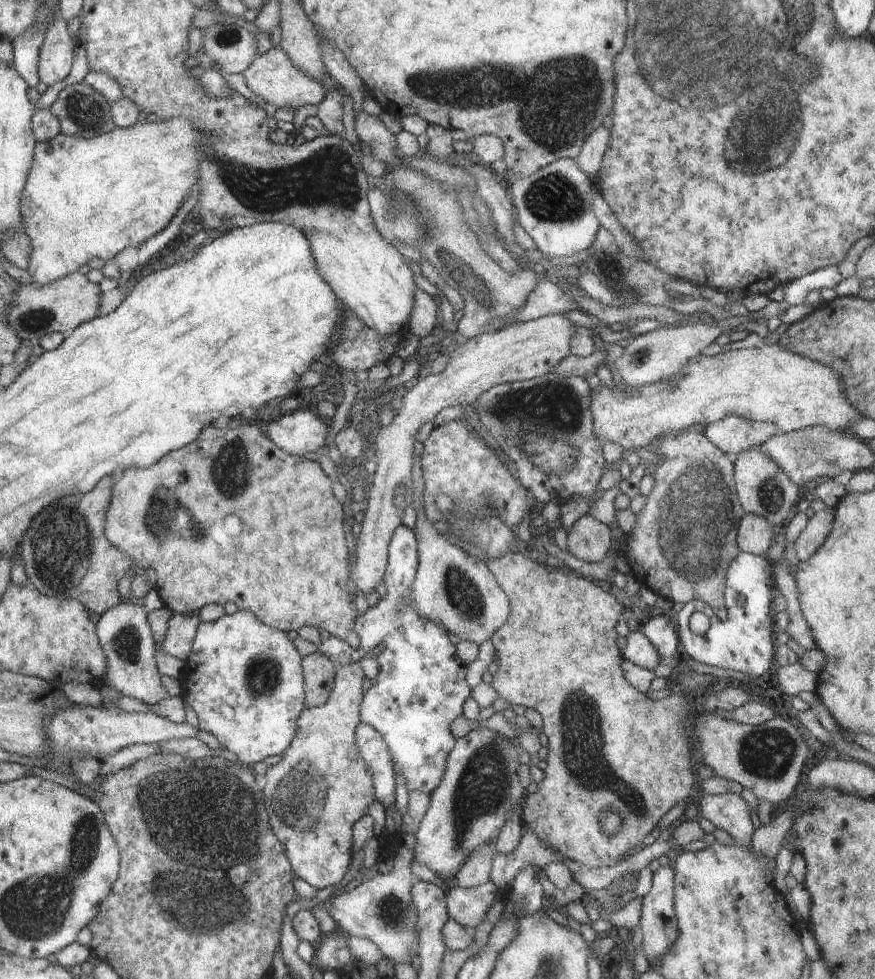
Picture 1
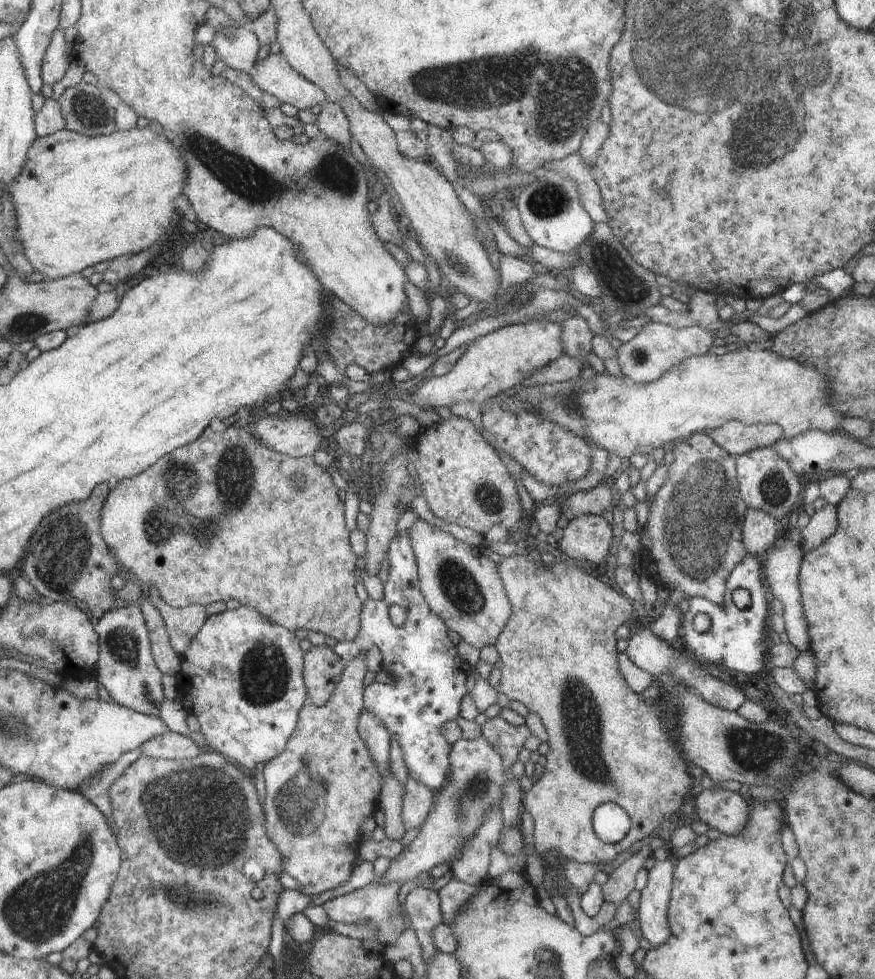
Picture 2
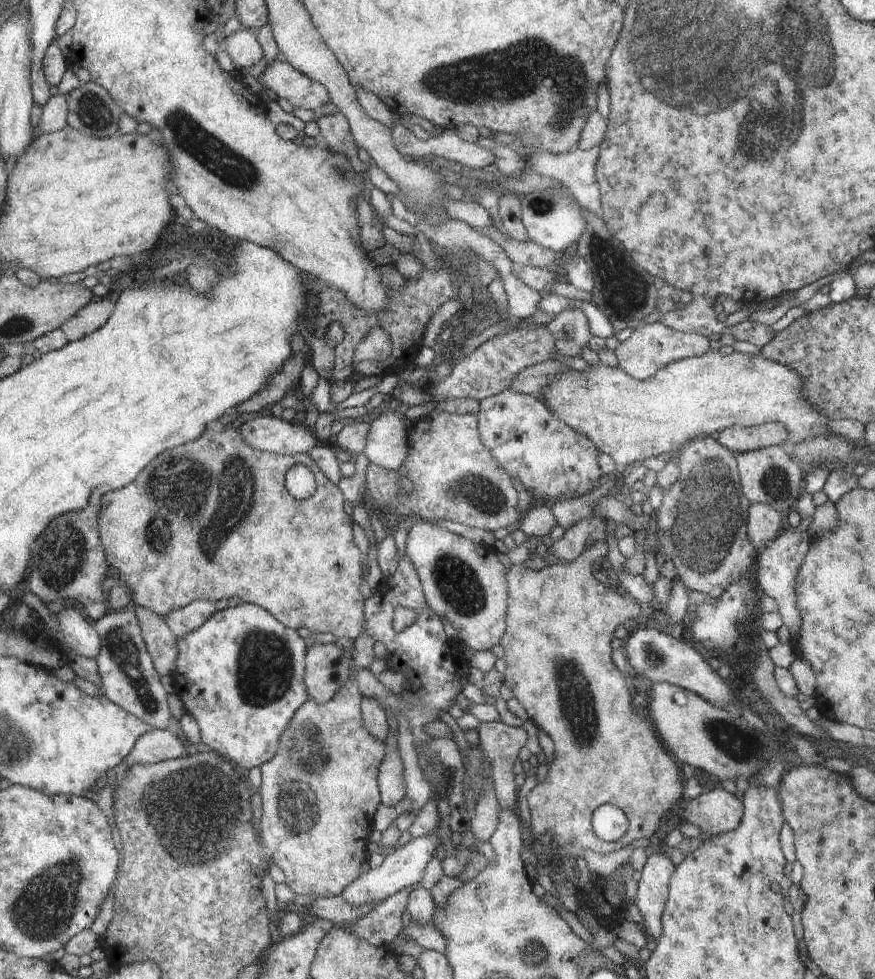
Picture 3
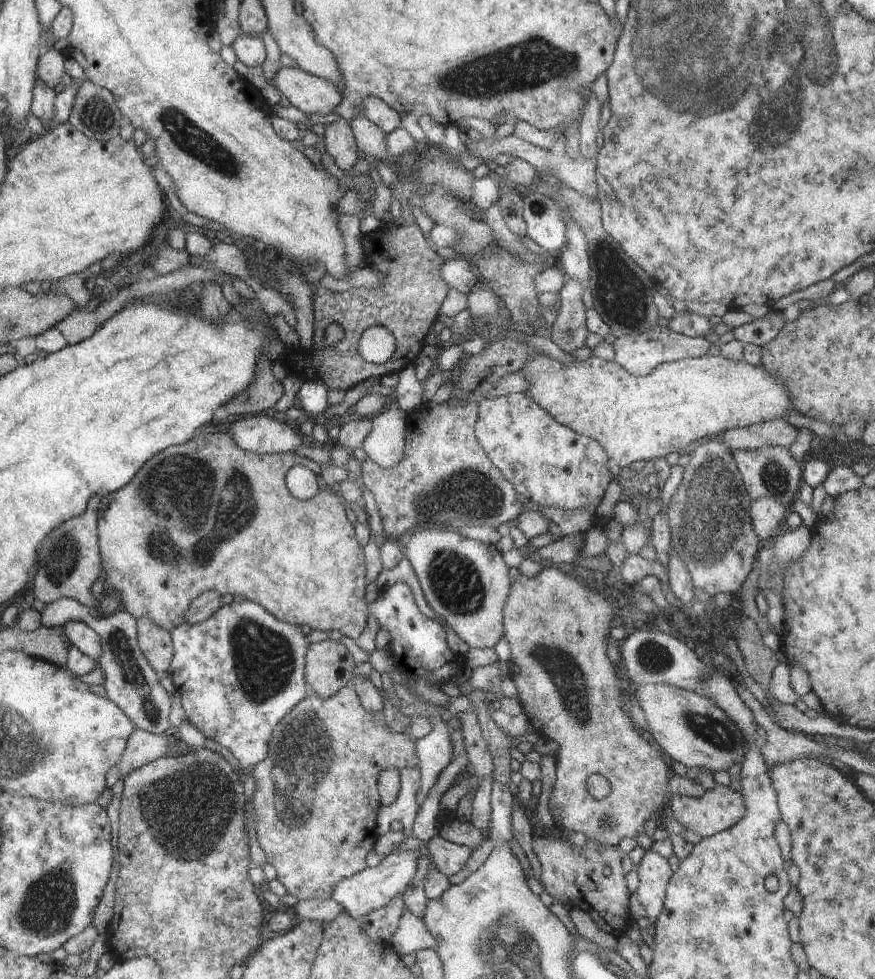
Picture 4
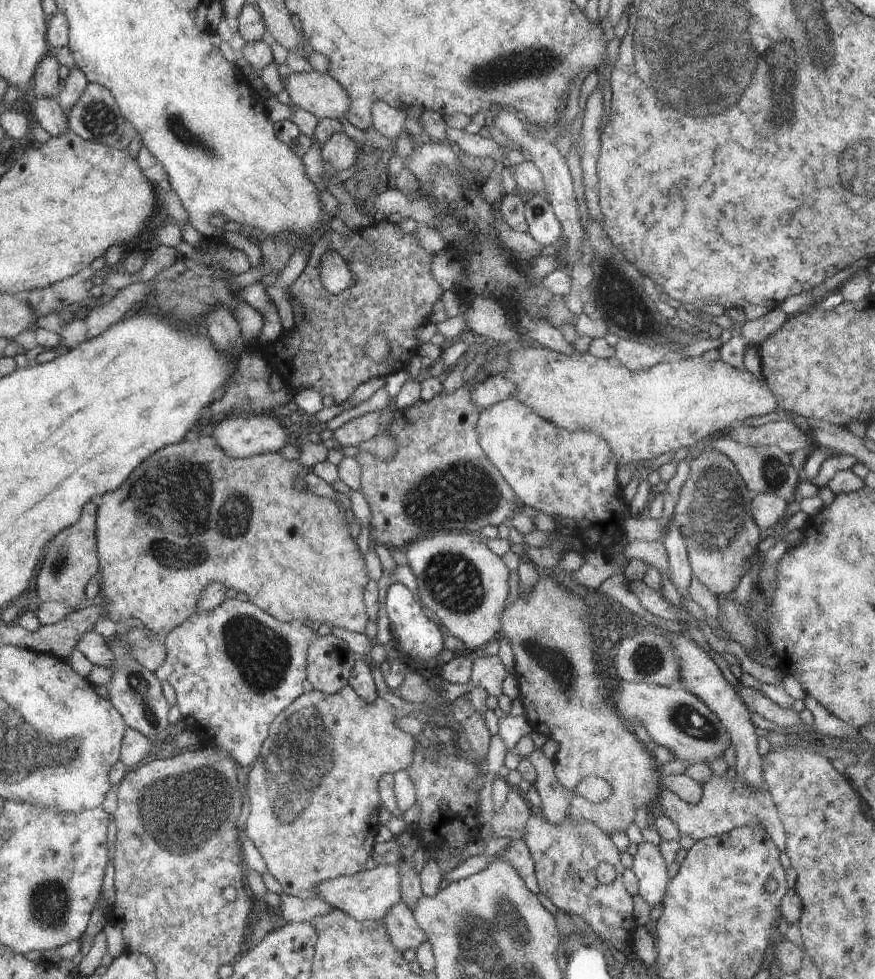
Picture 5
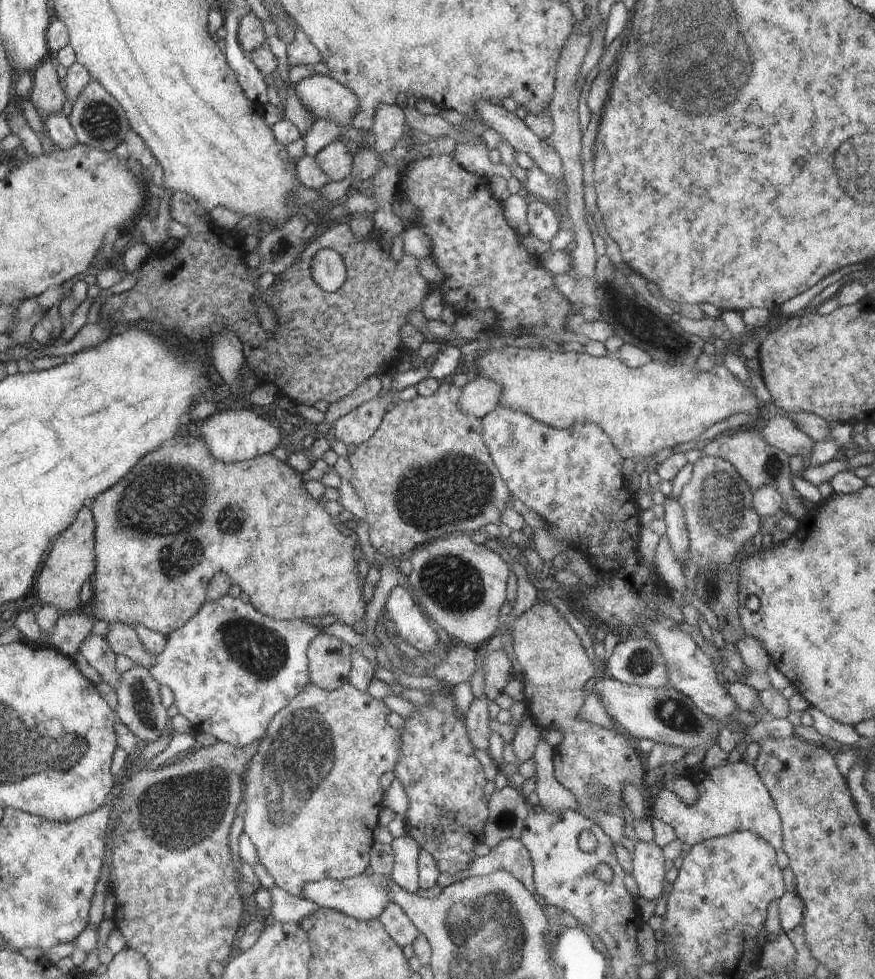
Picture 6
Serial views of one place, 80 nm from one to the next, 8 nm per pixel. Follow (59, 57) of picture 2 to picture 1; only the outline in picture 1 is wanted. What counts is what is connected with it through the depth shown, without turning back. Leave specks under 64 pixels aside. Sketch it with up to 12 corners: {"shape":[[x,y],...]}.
{"shape":[[56,12],[39,52],[38,76],[47,86],[64,80],[74,44]]}

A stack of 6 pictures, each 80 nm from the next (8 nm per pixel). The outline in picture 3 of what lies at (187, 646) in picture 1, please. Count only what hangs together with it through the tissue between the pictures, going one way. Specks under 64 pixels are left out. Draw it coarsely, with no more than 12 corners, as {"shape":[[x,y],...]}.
{"shape":[[208,599],[192,601],[164,619],[172,639],[202,626],[216,612]]}

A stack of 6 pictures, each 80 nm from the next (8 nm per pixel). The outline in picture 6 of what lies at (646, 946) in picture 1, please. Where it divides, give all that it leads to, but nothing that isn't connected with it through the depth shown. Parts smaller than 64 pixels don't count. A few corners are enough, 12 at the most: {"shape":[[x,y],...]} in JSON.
{"shape":[[635,841],[638,896],[657,900],[670,865],[663,848]]}

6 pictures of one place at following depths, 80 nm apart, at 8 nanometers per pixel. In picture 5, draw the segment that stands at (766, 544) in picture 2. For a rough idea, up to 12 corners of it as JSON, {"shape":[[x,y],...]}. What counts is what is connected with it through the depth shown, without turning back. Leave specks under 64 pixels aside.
{"shape":[[754,494],[751,515],[761,531],[776,526],[788,503],[776,494]]}

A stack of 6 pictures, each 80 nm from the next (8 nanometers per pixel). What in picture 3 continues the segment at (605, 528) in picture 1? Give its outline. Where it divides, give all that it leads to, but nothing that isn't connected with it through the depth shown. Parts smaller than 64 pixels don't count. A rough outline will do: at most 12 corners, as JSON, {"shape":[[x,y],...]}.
{"shape":[[594,515],[565,531],[551,559],[573,561],[592,543],[605,542],[605,522]]}

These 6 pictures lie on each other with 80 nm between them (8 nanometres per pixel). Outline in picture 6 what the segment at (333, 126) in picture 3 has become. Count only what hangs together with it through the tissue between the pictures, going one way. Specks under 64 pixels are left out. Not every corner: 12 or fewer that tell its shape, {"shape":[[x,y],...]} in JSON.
{"shape":[[338,139],[315,157],[318,168],[342,182],[350,176],[353,148]]}

